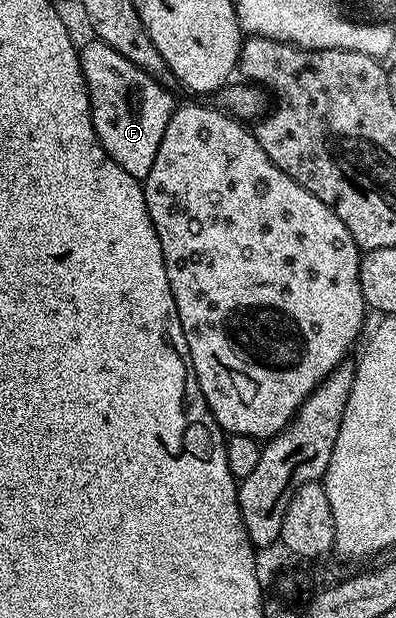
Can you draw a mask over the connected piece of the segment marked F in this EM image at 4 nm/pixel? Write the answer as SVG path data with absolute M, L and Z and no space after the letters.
M96 37L79 47L79 64L85 77L91 102L91 120L99 144L105 149L107 157L121 165L129 177L140 181L147 179L177 100L167 92L170 90L164 84Z

